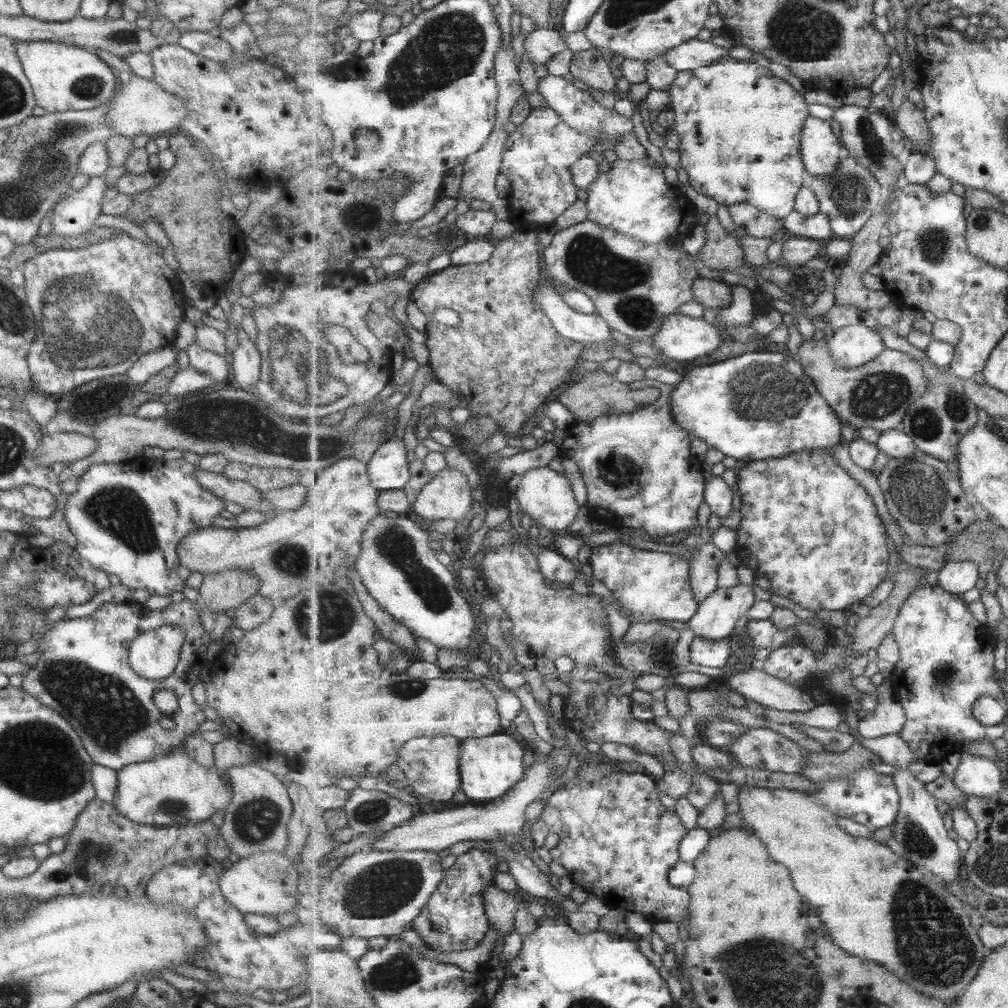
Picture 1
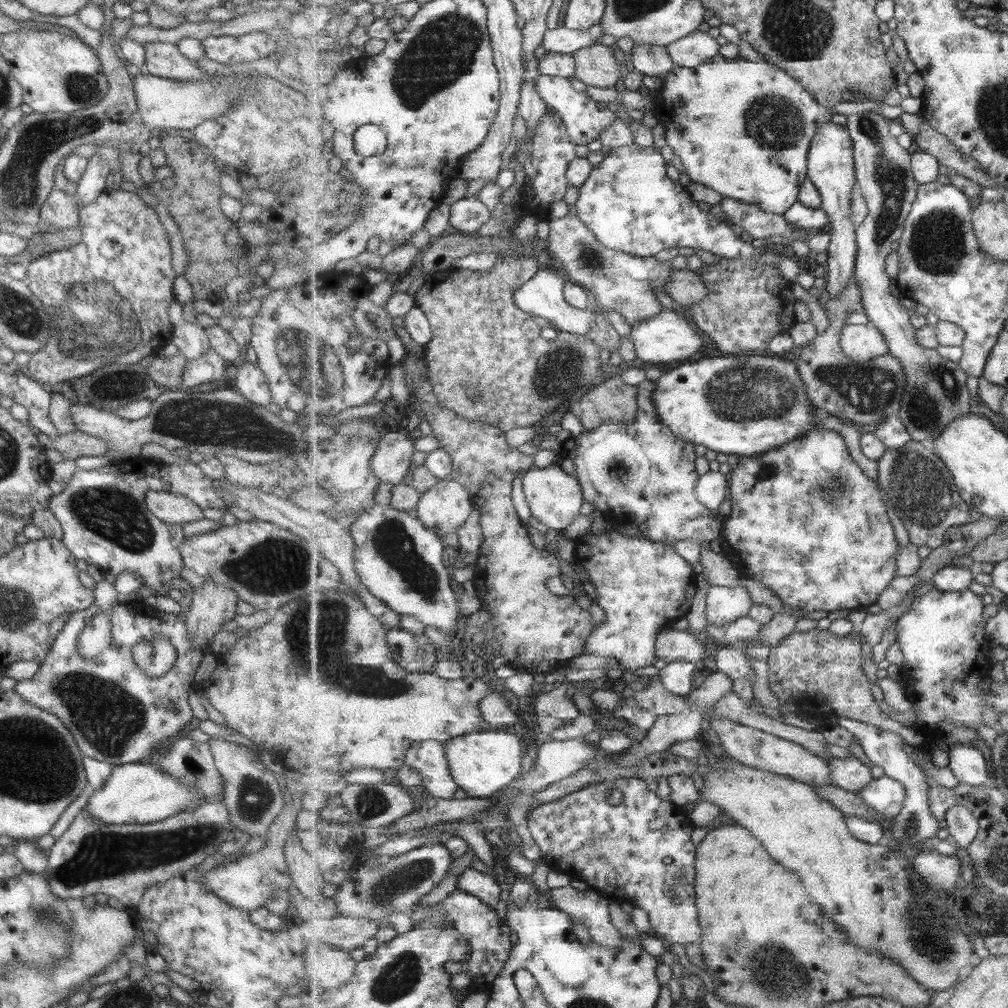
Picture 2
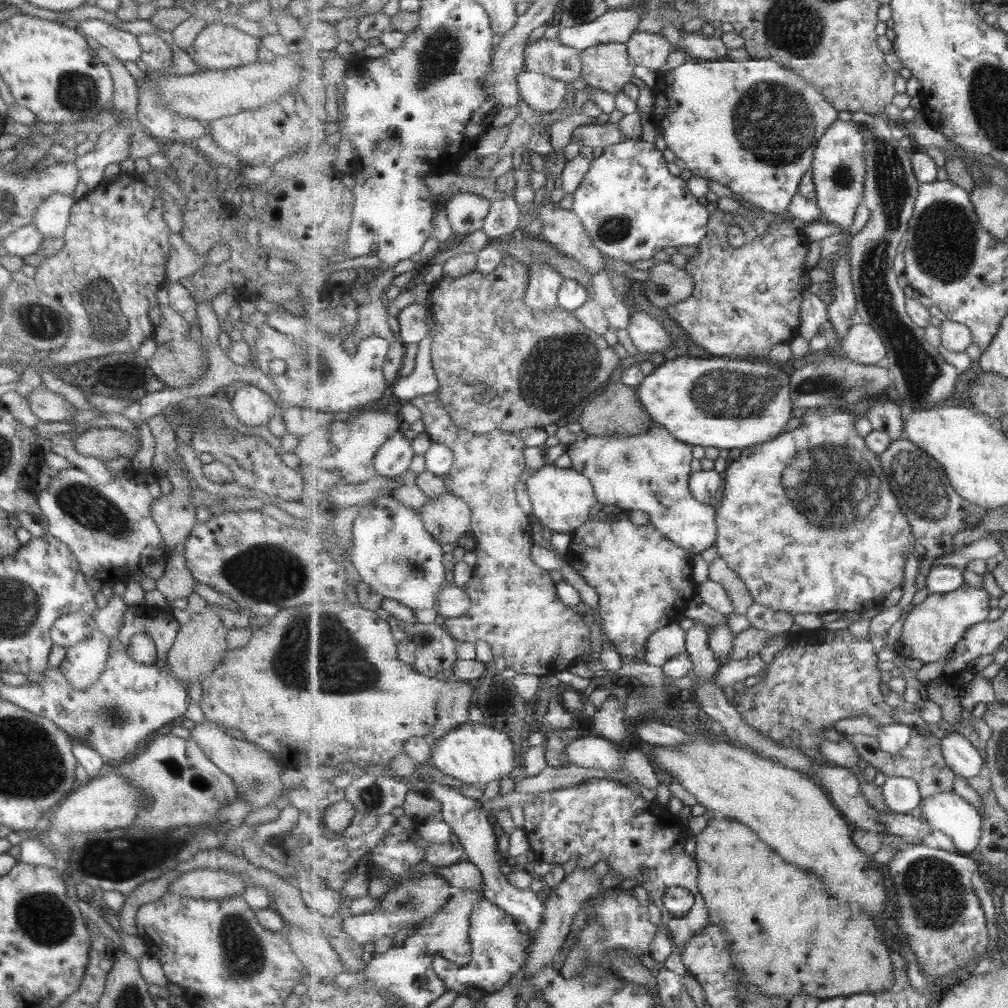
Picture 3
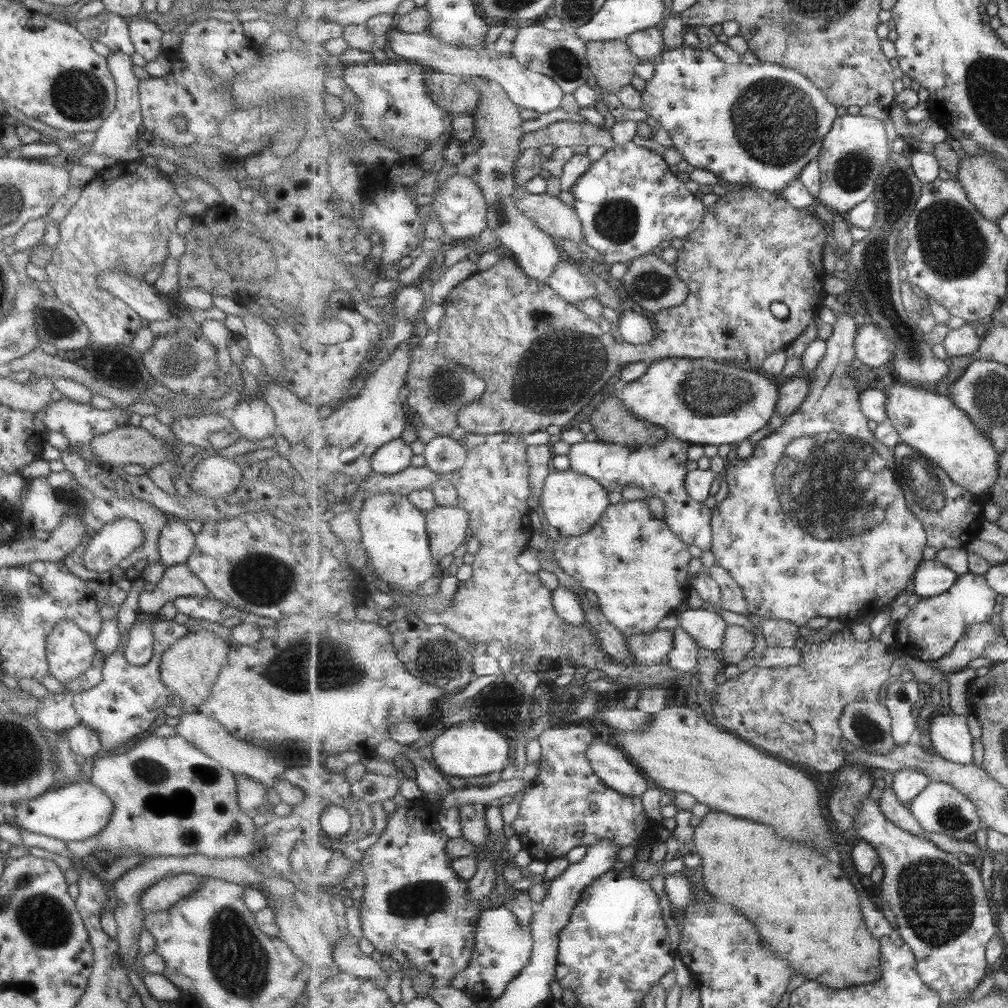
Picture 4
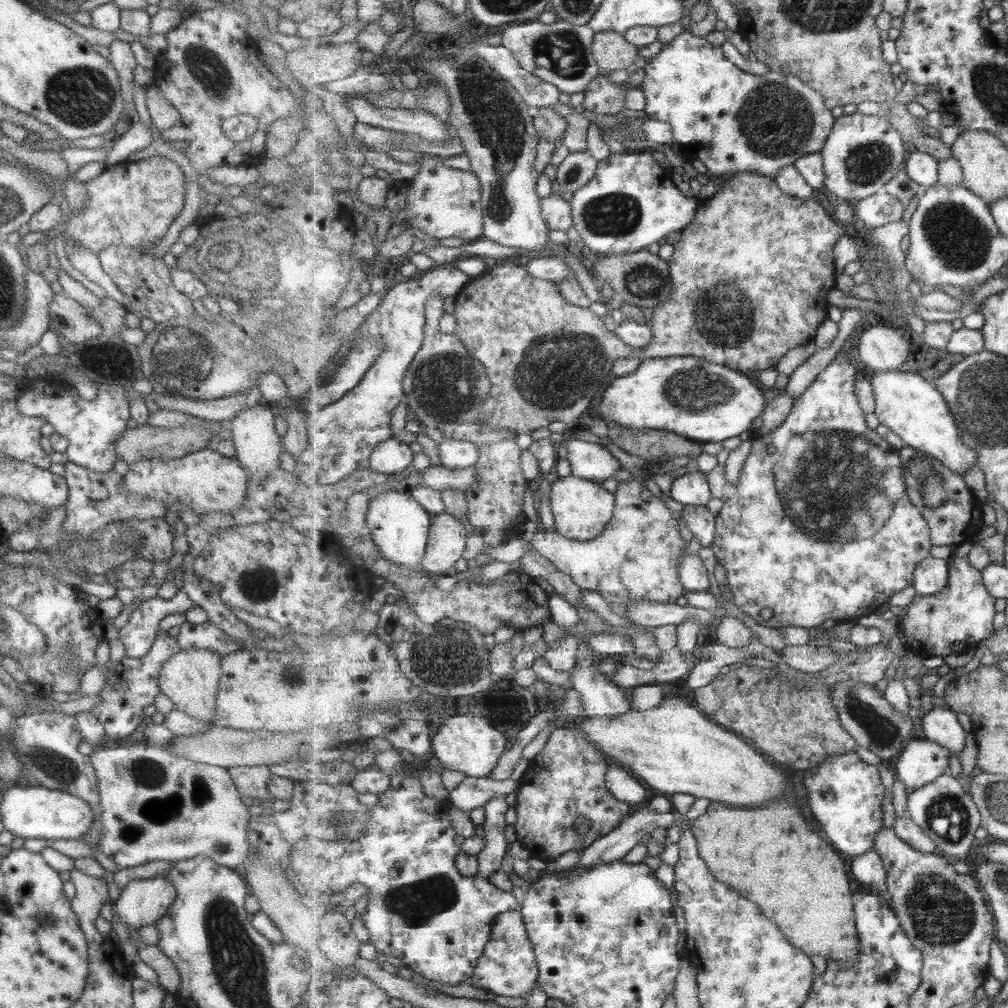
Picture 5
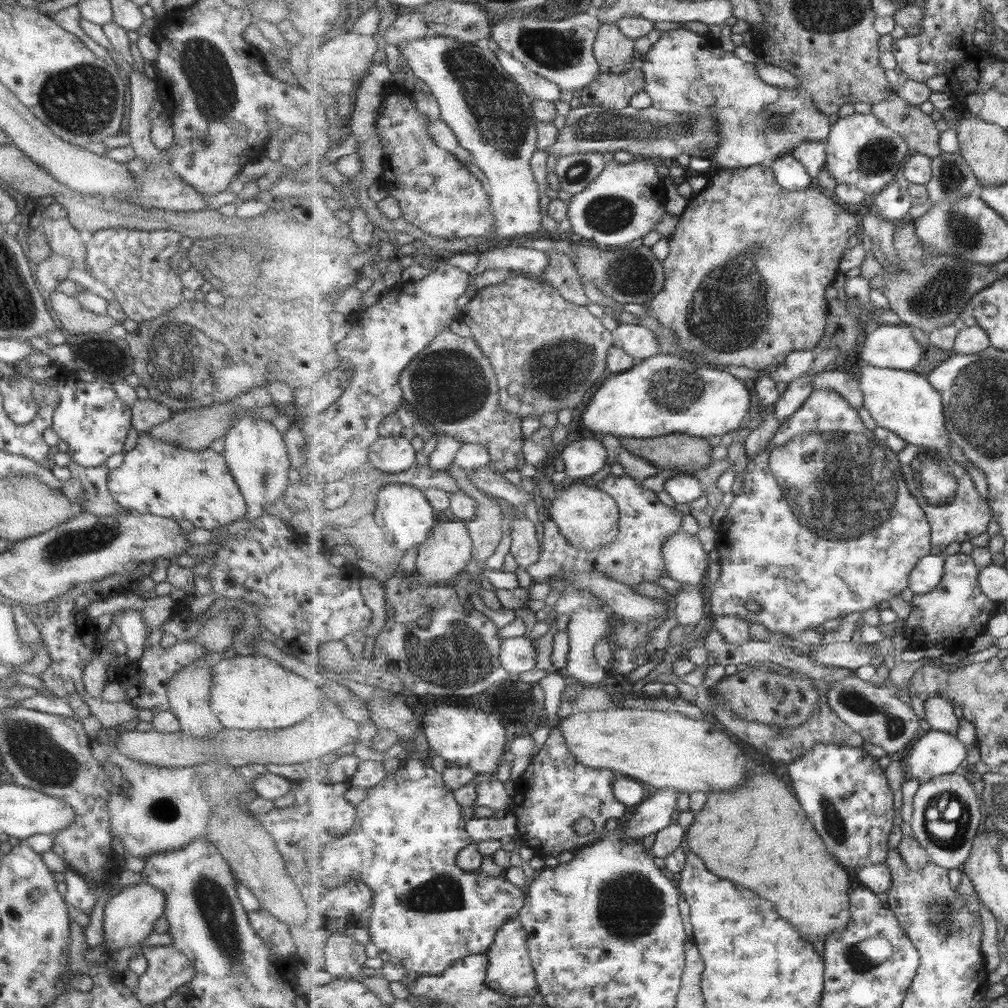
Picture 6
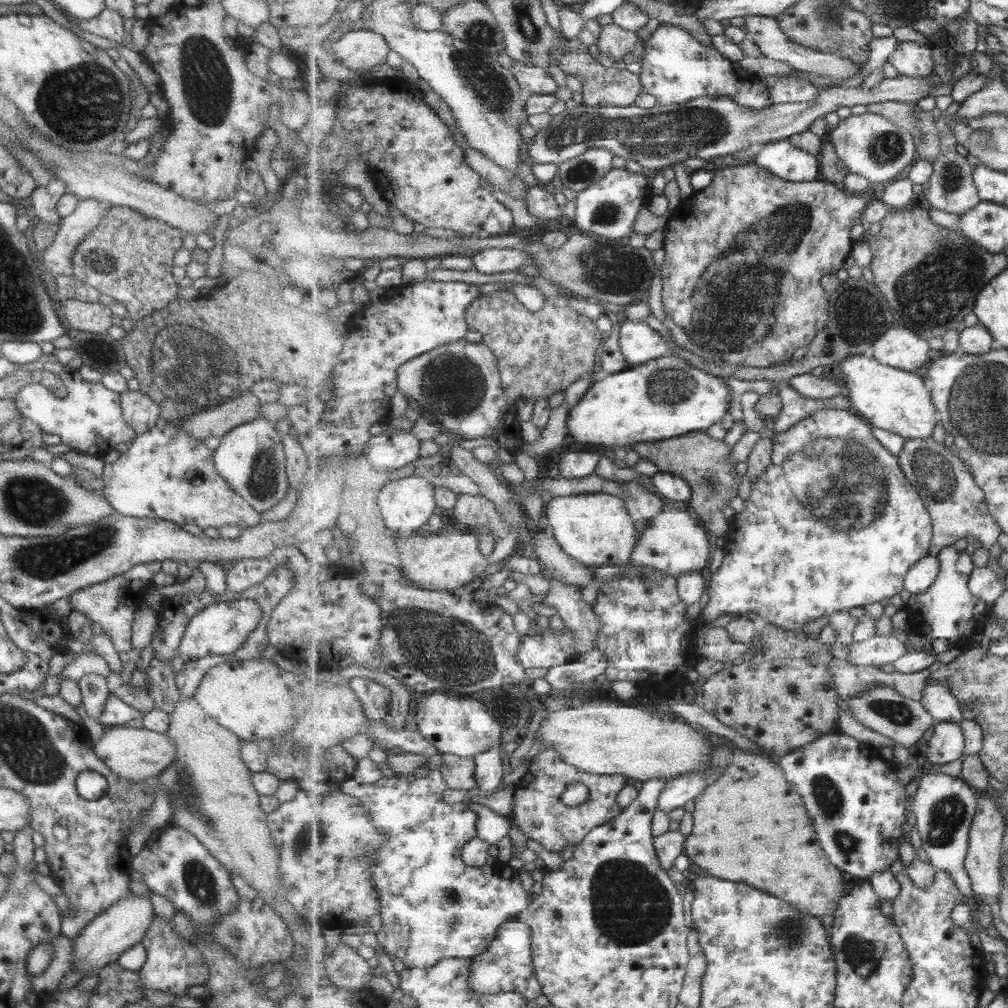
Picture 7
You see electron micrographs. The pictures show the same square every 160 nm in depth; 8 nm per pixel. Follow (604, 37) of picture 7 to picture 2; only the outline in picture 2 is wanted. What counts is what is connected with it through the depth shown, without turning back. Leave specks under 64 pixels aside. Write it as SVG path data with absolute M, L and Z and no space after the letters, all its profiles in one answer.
M597 43L589 48L581 49L574 54L576 58L577 68L575 77L587 86L594 86L597 88L615 88L617 82L621 80L621 57L616 49L604 46Z

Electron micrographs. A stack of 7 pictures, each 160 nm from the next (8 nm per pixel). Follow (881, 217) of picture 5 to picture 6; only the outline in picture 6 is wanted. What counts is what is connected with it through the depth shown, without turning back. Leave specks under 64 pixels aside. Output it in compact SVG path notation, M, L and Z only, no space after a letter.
M898 182L890 184L885 192L873 202L872 210L885 220L901 222L906 220L911 210L911 196L907 188L901 188Z

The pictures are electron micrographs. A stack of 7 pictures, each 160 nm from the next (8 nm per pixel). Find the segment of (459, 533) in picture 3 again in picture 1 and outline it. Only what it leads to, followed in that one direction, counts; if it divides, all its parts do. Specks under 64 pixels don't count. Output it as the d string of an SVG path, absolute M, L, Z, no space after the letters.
M446 468L435 474L413 504L413 511L426 522L455 520L463 526L472 510L473 495L467 478L461 472Z

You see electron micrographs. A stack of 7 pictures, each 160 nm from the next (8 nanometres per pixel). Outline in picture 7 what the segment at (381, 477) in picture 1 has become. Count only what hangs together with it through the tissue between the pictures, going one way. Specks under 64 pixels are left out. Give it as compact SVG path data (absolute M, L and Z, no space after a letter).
M389 428L379 436L371 437L365 458L375 470L389 473L417 462L421 454L421 441L412 431Z

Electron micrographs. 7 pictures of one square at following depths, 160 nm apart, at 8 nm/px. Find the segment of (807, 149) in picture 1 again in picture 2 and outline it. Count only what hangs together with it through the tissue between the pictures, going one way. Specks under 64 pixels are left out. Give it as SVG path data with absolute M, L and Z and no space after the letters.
M834 123L824 124L817 131L816 138L809 150L808 179L819 190L823 198L822 209L829 217L829 230L832 242L827 250L827 262L825 263L828 277L828 290L833 299L837 299L847 286L852 282L856 271L858 259L857 228L853 224L853 211L851 206L851 194L858 185L855 164L854 142L846 125Z

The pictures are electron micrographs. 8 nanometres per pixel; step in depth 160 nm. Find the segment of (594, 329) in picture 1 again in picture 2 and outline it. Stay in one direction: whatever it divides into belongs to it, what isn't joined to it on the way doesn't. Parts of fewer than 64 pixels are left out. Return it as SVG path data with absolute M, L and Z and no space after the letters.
M541 268L533 279L525 283L515 294L519 309L531 315L550 320L557 328L573 334L587 335L594 325L594 308L577 309L565 299L564 288L567 278L558 269Z

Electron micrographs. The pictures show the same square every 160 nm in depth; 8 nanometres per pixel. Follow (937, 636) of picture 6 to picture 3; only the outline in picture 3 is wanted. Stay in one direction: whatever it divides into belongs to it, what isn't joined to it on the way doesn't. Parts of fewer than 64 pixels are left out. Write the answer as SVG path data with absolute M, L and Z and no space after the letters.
M965 583L955 592L929 594L907 615L895 647L896 655L903 656L905 660L920 660L923 665L949 660L967 629L988 618L992 611L989 602L991 594L983 588L983 584L981 587L973 587Z

